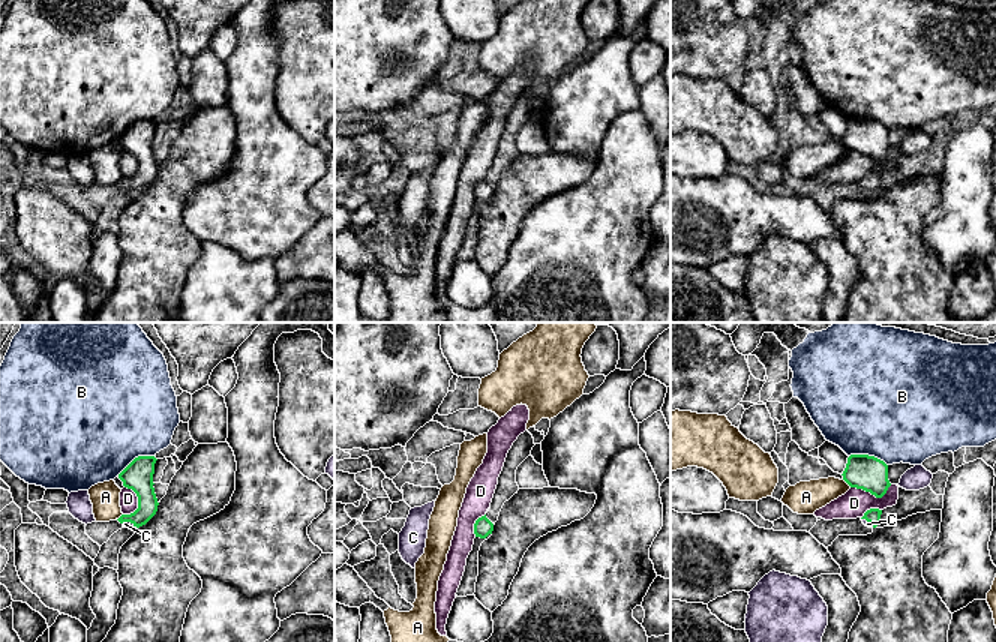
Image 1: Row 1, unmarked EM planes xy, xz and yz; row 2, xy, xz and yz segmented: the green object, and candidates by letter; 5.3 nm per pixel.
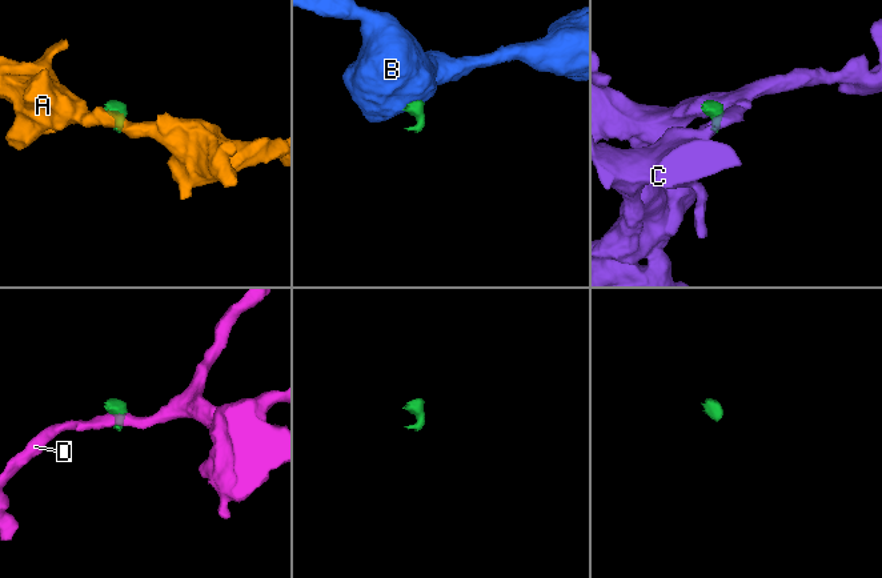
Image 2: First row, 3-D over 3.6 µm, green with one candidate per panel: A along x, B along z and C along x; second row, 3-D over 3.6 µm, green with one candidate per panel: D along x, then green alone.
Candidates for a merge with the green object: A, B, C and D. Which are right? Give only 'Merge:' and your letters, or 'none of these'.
Merge: C

